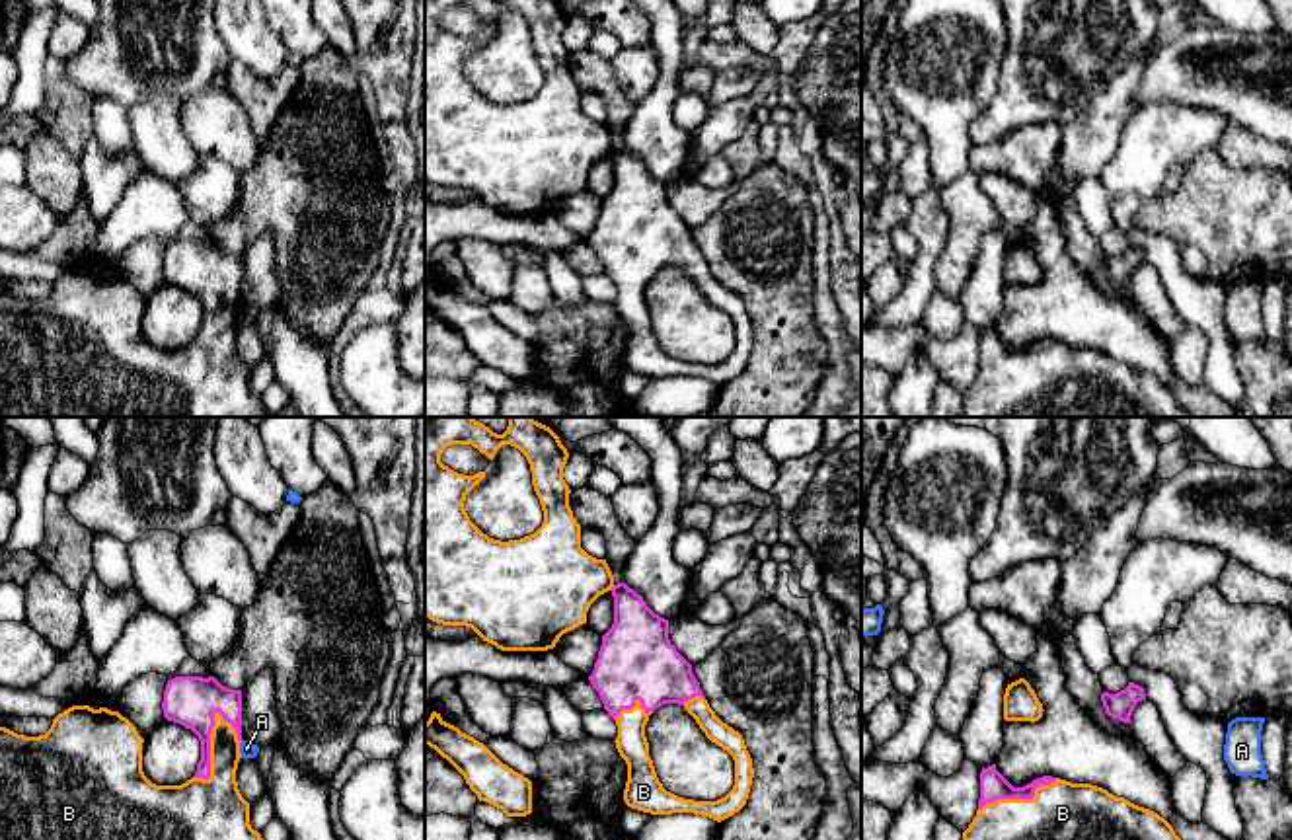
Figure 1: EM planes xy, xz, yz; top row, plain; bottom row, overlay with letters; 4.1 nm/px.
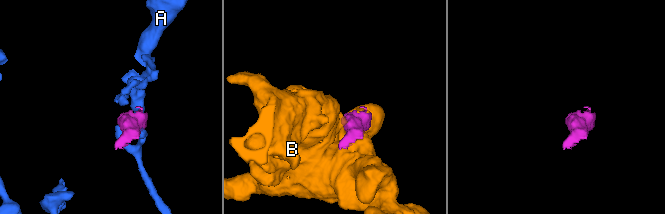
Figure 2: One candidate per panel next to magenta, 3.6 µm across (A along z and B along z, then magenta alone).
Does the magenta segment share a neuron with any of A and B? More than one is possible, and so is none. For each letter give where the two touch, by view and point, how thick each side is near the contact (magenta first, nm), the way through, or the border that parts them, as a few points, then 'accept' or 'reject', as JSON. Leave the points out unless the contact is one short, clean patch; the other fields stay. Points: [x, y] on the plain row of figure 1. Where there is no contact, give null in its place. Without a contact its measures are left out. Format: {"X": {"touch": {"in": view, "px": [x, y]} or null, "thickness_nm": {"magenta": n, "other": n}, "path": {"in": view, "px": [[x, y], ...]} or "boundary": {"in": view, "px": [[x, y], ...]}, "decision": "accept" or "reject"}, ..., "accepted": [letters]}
{"A": {"touch": {"in": "xy", "px": [240, 306]}, "thickness_nm": {"magenta": 190, "other": 60}, "boundary": {"in": "xy", "px": [[242, 303], [240, 308]]}, "decision": "reject"}, "B": {"touch": {"in": "xy", "px": [209, 314]}, "thickness_nm": {"magenta": 200, "other": 280}, "decision": "accept"}, "accepted": ["B"]}

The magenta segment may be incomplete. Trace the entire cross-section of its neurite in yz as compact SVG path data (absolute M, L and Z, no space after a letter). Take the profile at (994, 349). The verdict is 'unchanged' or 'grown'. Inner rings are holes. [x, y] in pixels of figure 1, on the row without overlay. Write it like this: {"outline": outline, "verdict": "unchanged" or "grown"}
{"outline": "M996 327L980 335L978 374L961 417L1191 417L1173 390L1091 347L1043 339L1013 351Z", "verdict": "grown"}

